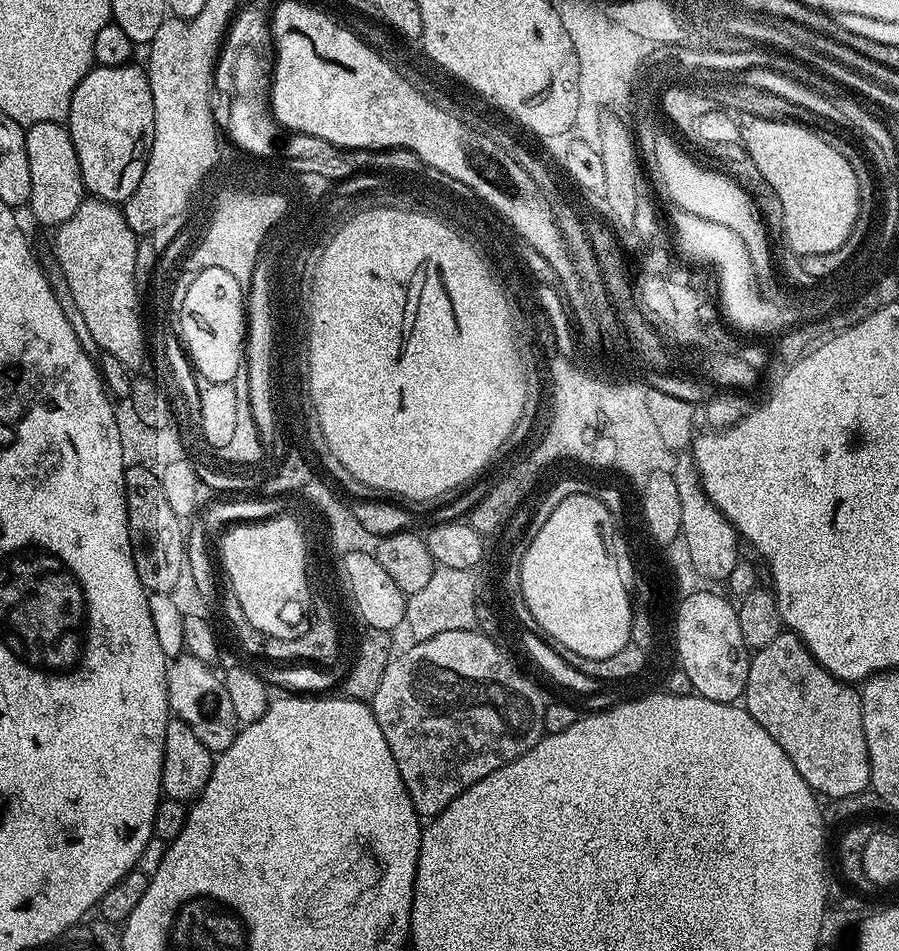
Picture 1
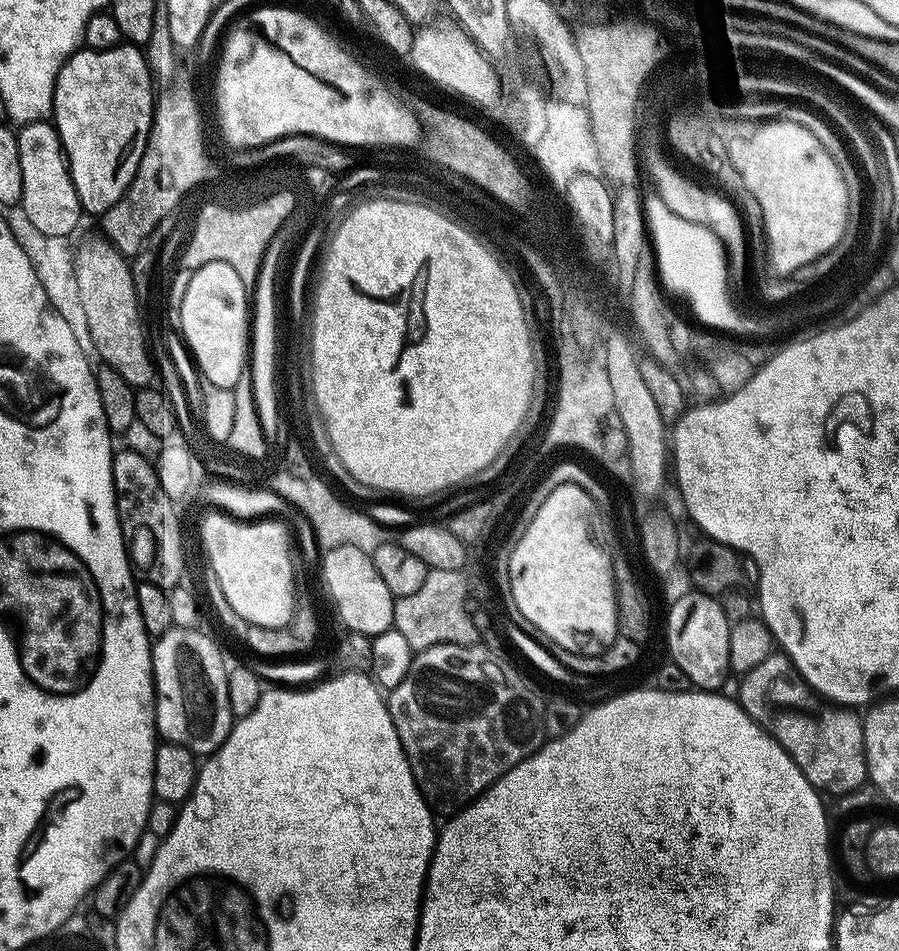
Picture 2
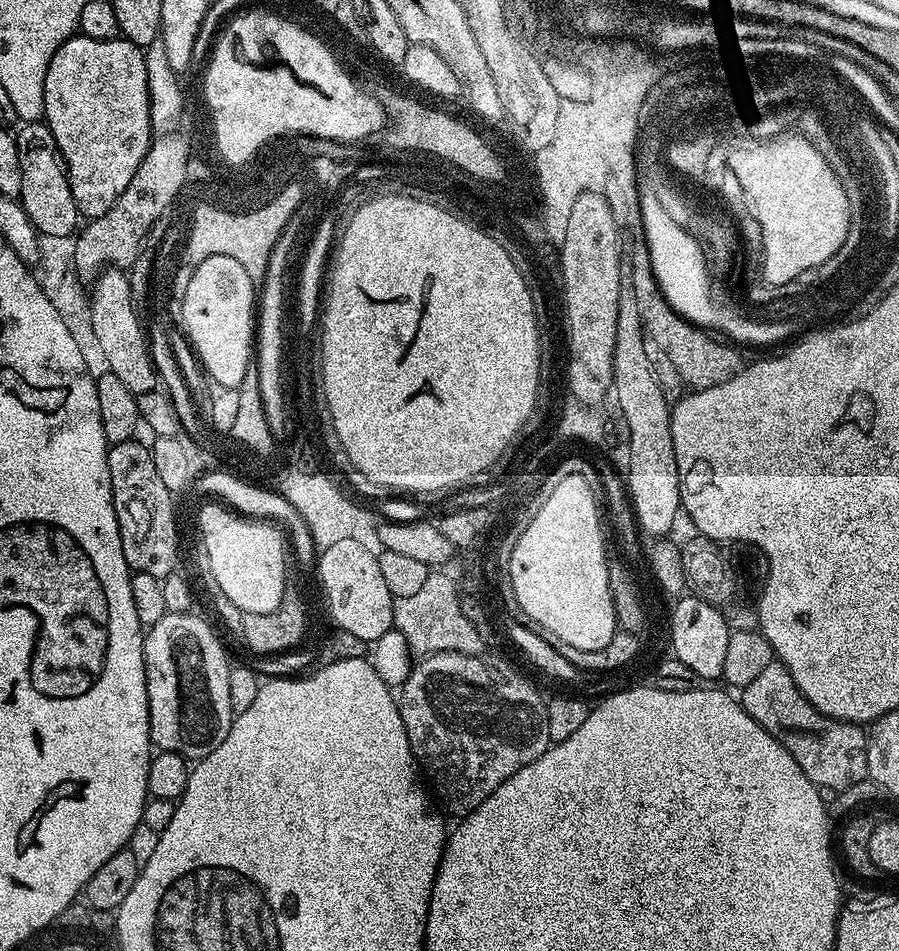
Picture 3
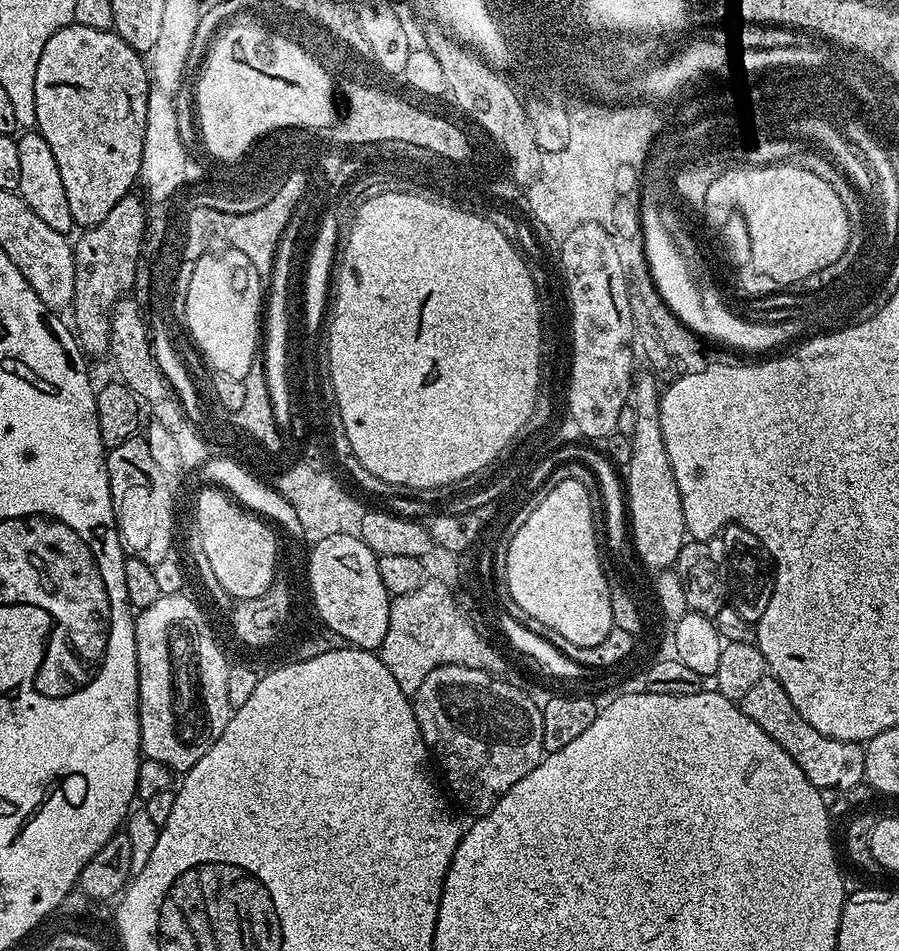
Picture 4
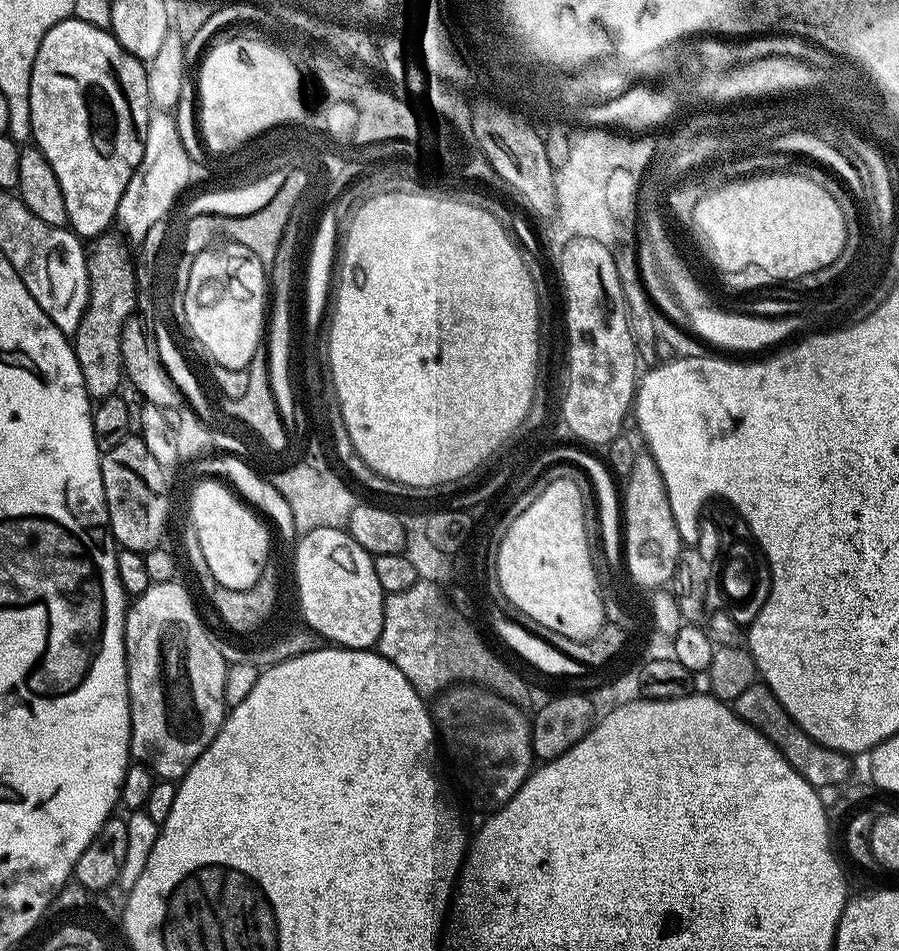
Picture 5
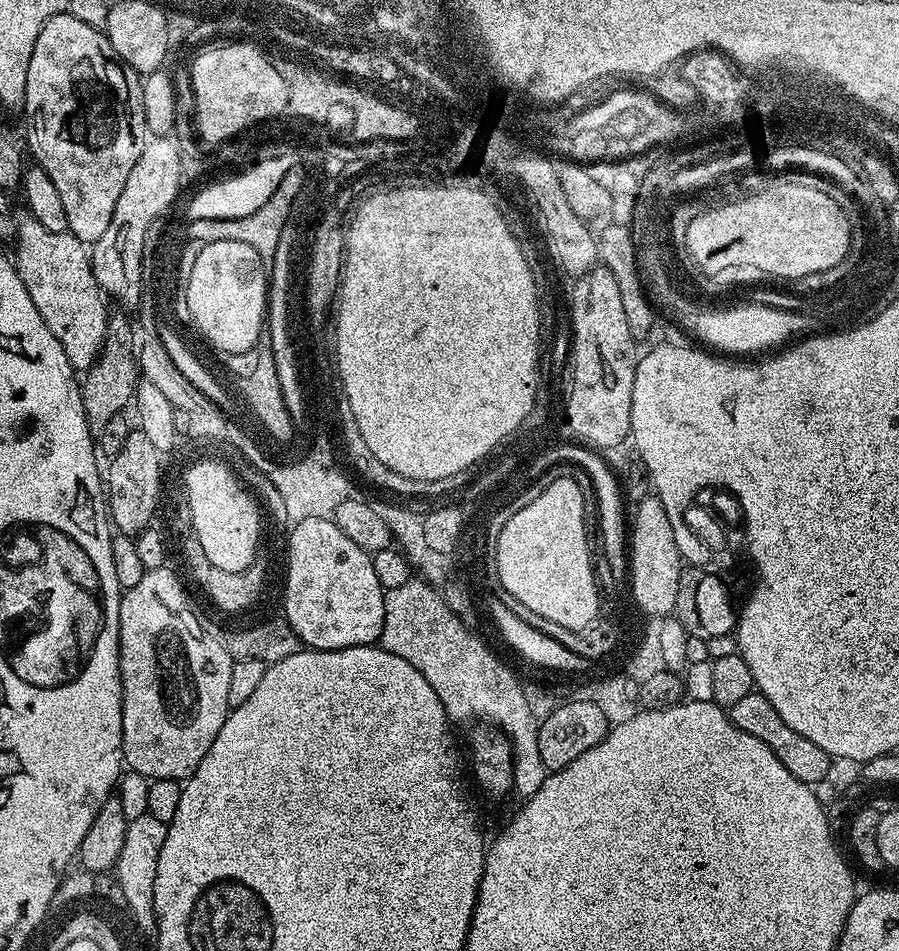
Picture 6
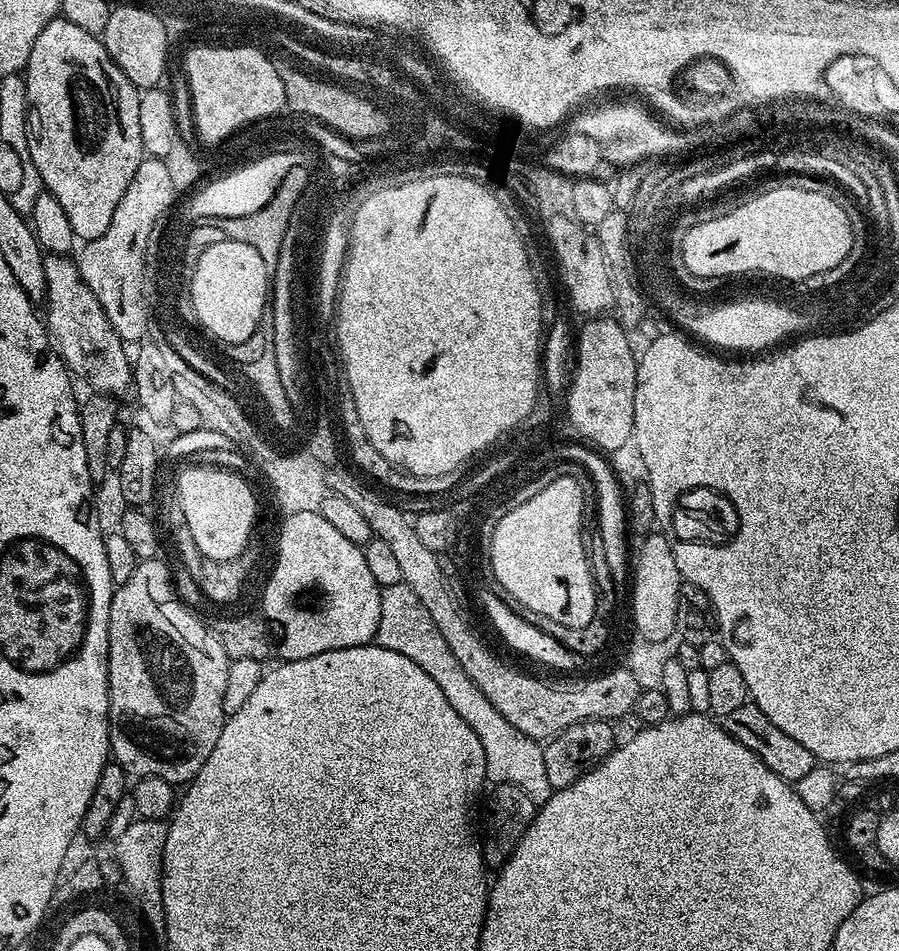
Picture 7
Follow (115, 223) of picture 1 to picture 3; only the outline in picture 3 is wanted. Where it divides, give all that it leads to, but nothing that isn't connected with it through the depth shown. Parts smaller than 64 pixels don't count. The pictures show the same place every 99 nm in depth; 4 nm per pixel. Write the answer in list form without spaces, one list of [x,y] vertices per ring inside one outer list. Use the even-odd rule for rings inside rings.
[[[108,266],[100,274],[92,288],[92,298],[87,304],[90,319],[93,320],[93,334],[98,338],[98,346],[107,355],[109,370],[122,378],[131,392],[139,394],[154,391],[158,388],[158,371],[153,363],[145,325],[140,325],[140,316],[136,313],[138,304],[132,294],[129,273],[115,266]]]

